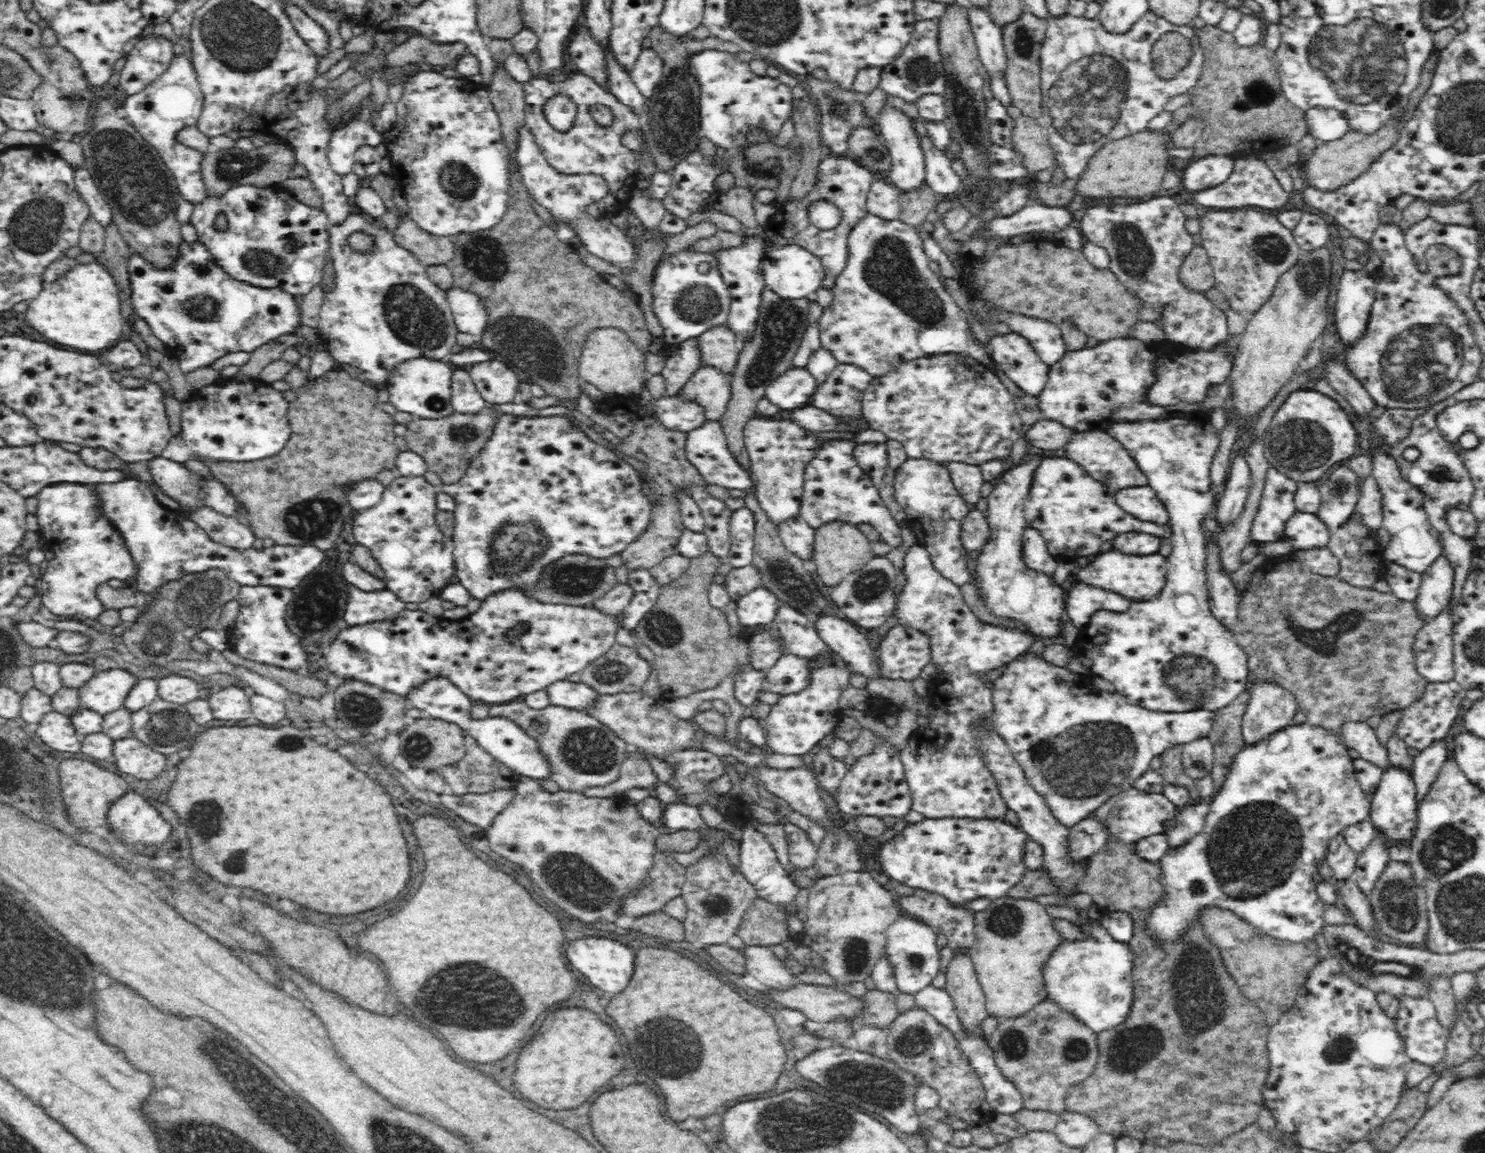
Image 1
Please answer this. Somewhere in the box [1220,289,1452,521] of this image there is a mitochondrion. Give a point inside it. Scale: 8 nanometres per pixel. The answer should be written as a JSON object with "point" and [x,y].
{"point":[1299,444]}

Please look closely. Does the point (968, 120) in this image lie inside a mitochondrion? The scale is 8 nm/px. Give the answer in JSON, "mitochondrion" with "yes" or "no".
{"mitochondrion":"yes"}

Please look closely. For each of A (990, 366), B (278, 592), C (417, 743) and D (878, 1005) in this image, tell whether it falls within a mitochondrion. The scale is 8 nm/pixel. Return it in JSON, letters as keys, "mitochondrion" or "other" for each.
{"A":"other","B":"other","C":"mitochondrion","D":"other"}

